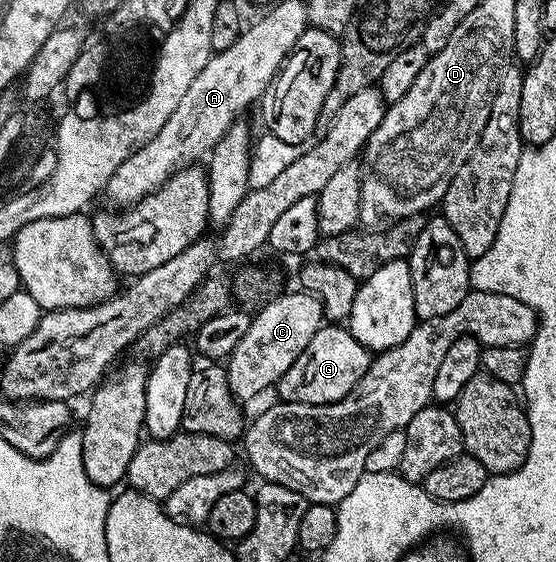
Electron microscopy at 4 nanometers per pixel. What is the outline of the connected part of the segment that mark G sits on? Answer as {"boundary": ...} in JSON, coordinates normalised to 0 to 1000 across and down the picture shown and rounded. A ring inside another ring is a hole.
{"boundary":[[[583,578],[570,593],[563,593],[563,607],[549,614],[541,635],[520,649],[520,657],[502,674],[498,683],[500,708],[511,717],[554,717],[556,721],[585,721],[604,717],[622,706],[628,698],[638,694],[638,687],[656,671],[656,664],[667,655],[669,626],[660,623],[642,600],[635,600],[629,587],[617,578]]]}

